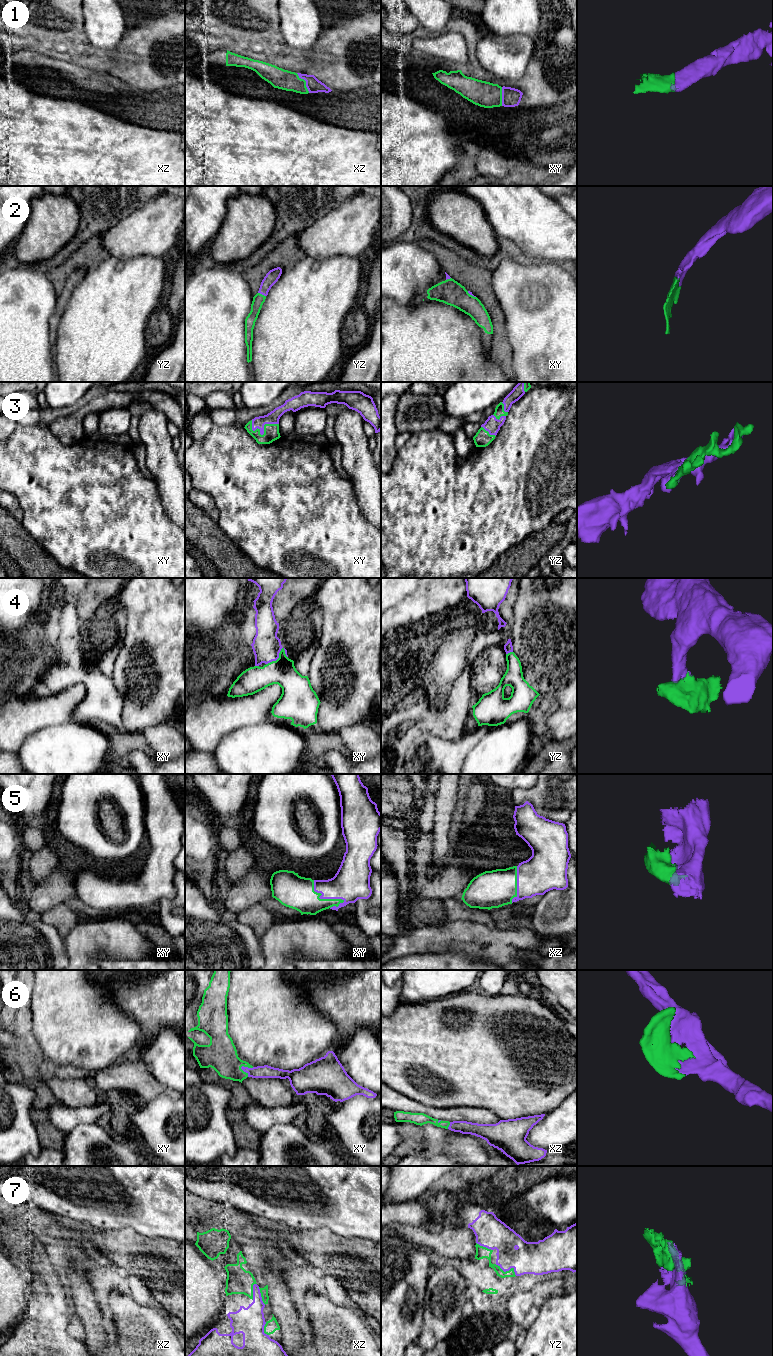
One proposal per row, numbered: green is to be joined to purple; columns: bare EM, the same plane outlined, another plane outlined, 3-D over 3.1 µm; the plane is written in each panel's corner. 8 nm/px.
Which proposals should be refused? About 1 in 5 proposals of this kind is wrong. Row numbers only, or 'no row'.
no row

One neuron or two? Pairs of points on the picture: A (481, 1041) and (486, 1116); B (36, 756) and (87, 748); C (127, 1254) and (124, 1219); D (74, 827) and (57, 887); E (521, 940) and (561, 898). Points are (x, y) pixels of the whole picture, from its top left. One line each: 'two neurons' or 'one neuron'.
A: two neurons
B: one neuron
C: two neurons
D: two neurons
E: two neurons

